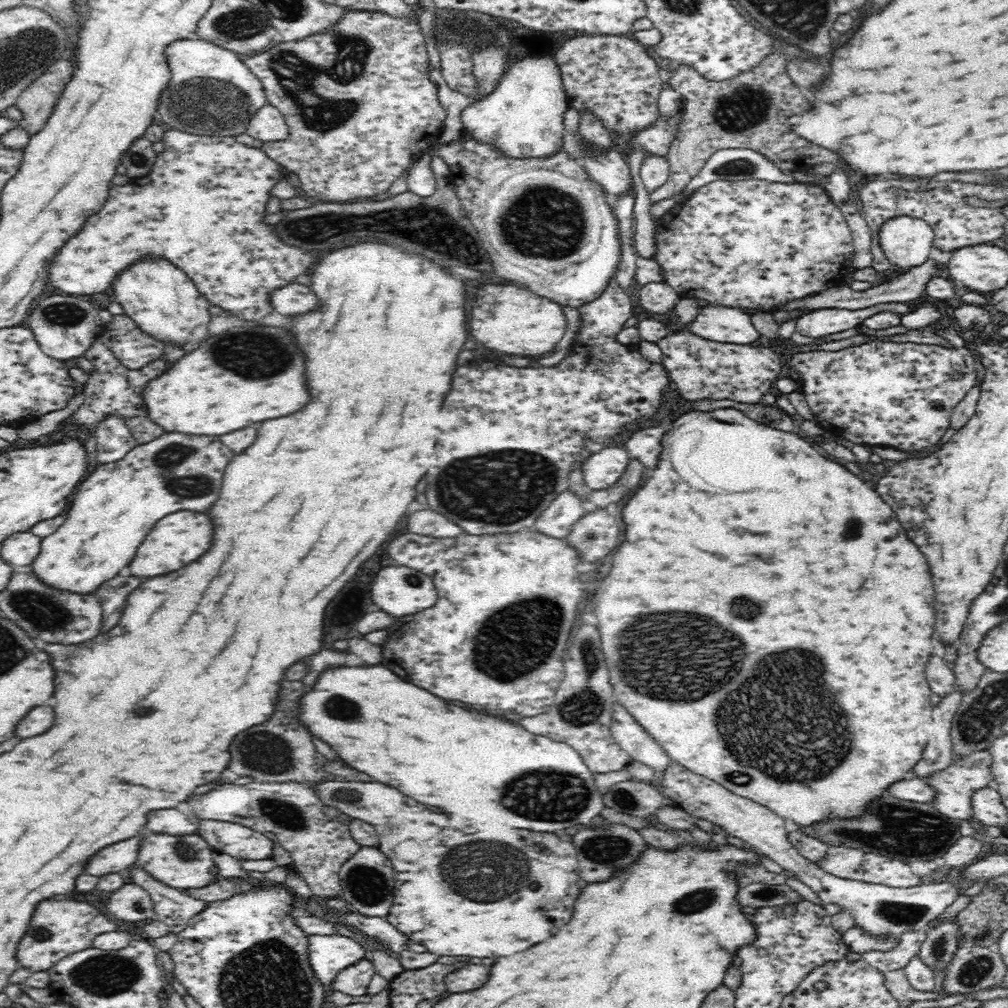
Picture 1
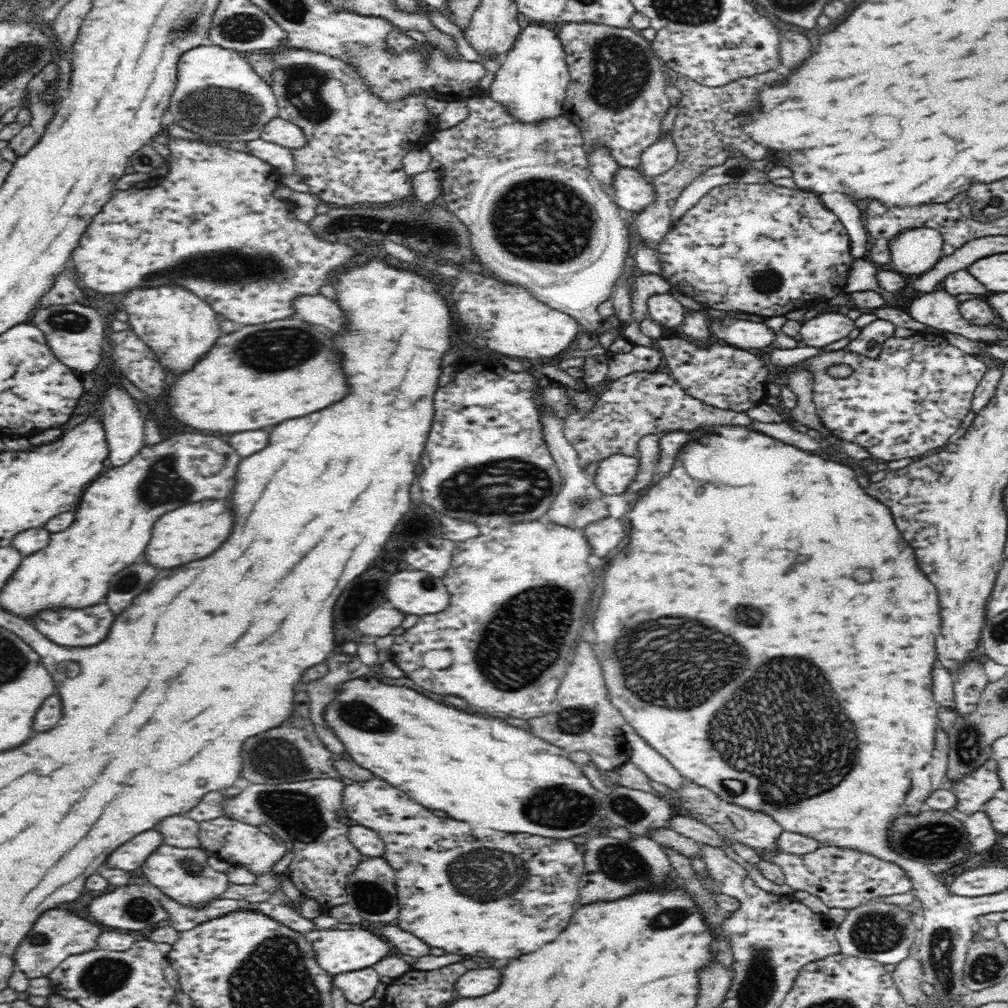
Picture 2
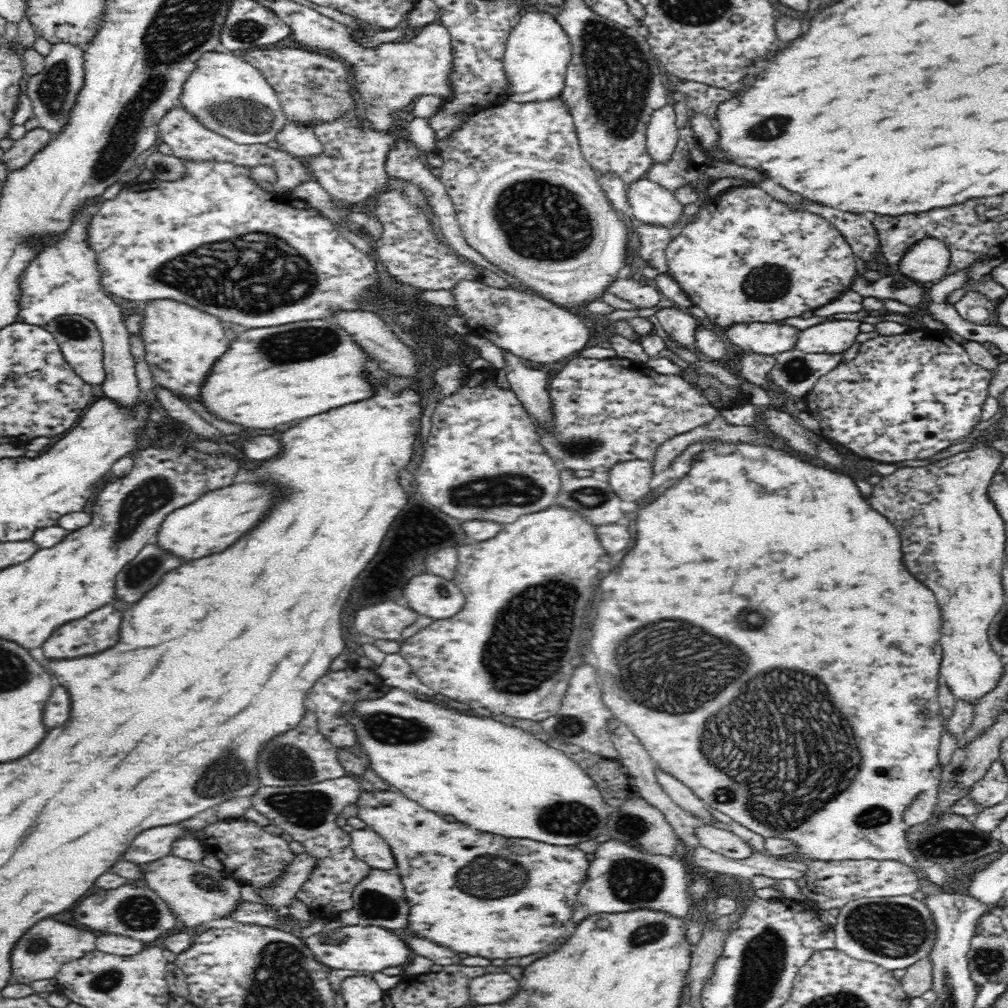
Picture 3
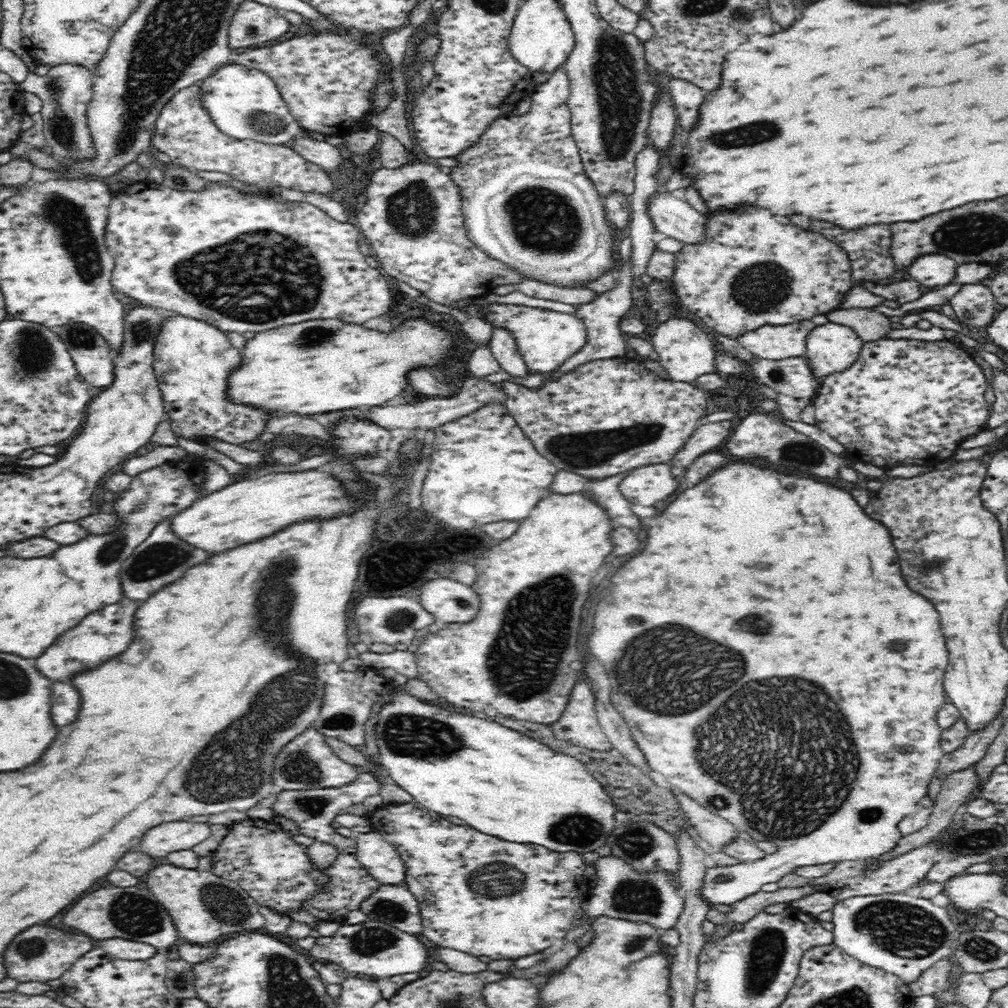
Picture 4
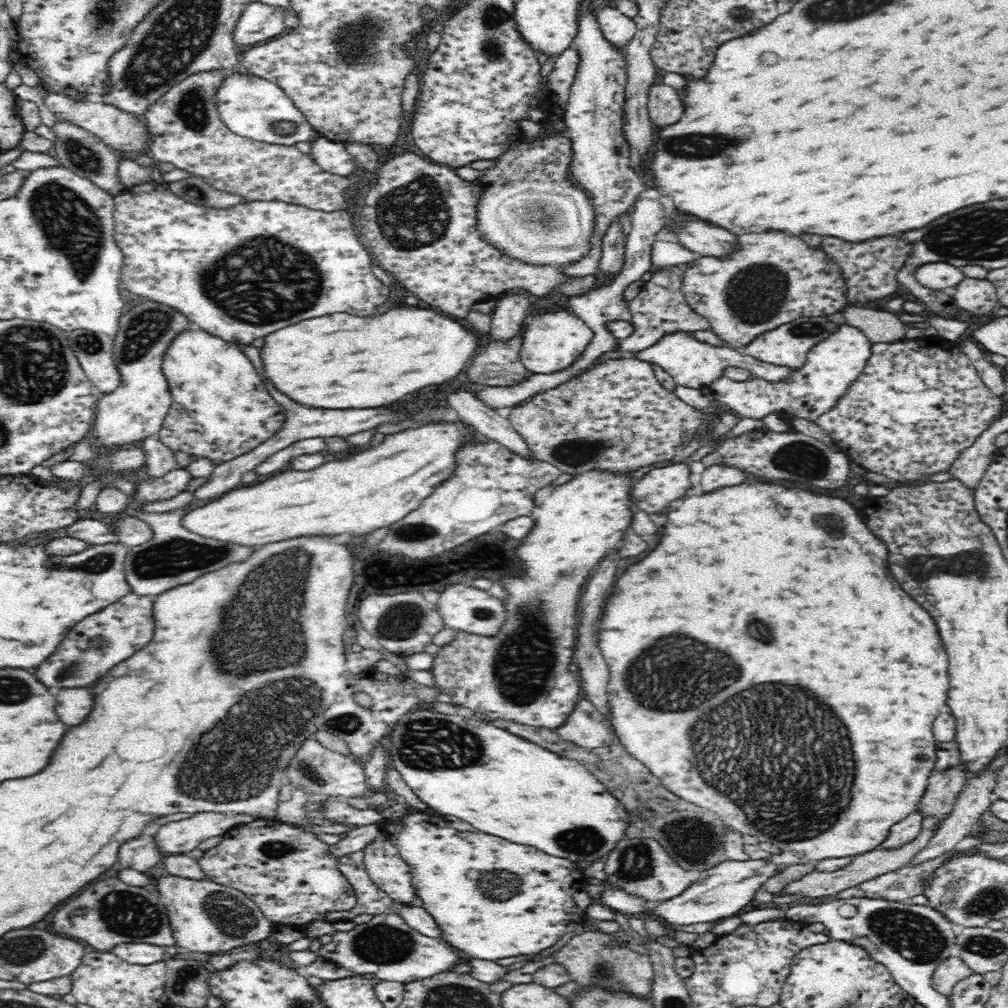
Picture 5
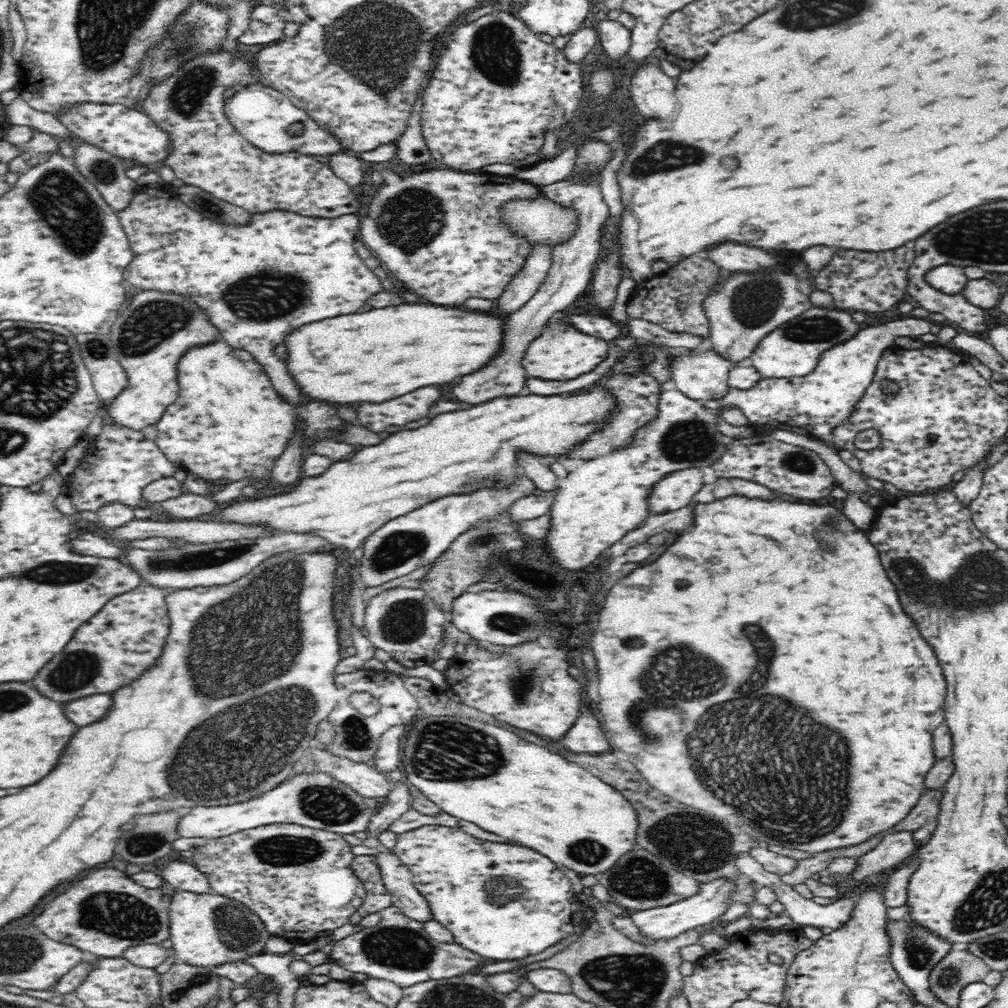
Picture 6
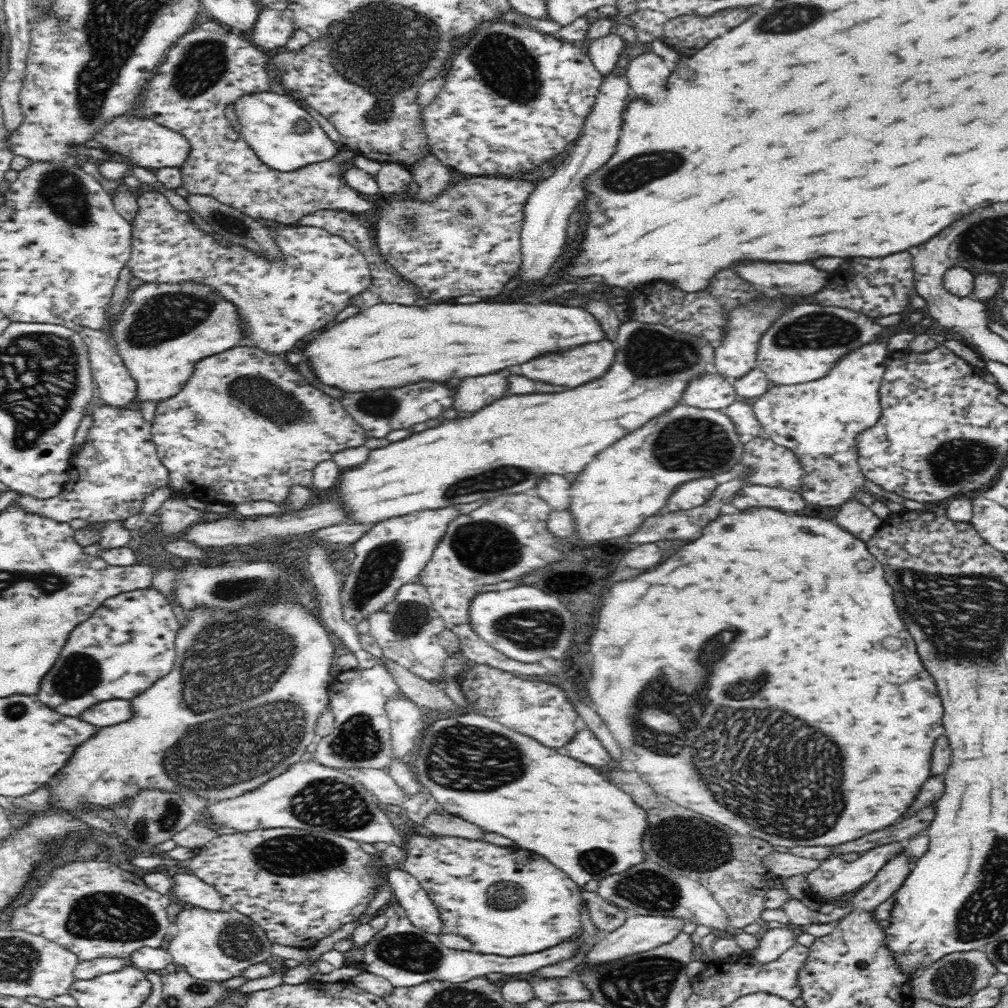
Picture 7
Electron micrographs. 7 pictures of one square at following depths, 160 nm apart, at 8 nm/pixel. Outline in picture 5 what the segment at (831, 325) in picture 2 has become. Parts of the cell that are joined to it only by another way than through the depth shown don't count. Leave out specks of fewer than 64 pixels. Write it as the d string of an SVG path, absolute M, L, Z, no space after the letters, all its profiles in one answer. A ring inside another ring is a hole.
M845 323L838 328L838 332L830 336L828 341L810 349L806 364L800 370L792 371L778 382L759 378L736 382L722 376L702 391L713 403L724 404L742 418L762 420L764 416L774 414L789 424L794 418L815 423L822 414L836 408L846 392L860 378L872 356L872 349L873 343L860 329Z

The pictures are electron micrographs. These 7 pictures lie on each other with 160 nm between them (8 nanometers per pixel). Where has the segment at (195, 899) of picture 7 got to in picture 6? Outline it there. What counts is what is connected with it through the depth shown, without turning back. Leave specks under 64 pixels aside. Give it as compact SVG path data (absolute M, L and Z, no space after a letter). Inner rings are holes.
M178 859L170 862L162 870L162 878L175 890L193 892L194 894L214 894L205 874L198 872L197 867L189 860Z

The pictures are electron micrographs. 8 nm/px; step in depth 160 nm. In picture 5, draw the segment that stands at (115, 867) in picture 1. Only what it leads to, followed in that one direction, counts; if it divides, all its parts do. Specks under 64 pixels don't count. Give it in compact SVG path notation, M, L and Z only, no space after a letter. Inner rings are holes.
M196 812L190 818L166 823L153 828L156 843L162 852L170 855L190 852L212 836L225 836L237 827L262 819L250 814Z

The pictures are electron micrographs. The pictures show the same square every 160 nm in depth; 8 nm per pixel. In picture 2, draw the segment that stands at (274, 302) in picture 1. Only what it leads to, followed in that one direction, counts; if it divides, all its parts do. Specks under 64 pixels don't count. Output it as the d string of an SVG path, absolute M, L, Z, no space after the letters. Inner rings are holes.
M306 294L296 298L293 317L313 325L326 326L332 333L340 333L344 326L344 313L332 299L322 294Z

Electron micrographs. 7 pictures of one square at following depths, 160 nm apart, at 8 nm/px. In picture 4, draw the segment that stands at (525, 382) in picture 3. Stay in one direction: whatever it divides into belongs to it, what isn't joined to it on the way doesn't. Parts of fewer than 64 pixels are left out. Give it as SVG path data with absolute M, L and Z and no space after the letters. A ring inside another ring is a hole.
M494 330L489 348L505 376L526 378L529 375L527 364L518 352L516 341L508 331Z

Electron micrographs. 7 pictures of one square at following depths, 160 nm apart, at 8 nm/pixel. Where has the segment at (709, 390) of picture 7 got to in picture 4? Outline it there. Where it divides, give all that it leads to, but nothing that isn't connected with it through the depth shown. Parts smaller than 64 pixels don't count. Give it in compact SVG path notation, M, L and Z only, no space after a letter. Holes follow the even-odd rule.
M670 316L668 320L664 320L651 336L650 343L658 353L658 362L673 380L693 383L702 374L716 372L714 366L716 346L714 342L710 341L708 334L705 334L702 328L699 328L694 321L685 316ZM807 356L788 357L780 360L756 359L746 364L748 369L756 375L759 382L768 386L776 393L775 401L780 409L781 417L788 420L798 420L798 414L805 406L812 404L811 400L819 389L820 382L815 380L815 374L811 372L811 366L807 364Z

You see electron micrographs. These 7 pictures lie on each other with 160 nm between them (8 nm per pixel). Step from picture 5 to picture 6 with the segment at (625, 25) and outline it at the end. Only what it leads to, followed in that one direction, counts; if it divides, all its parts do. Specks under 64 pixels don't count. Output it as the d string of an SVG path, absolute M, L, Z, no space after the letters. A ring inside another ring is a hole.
M602 20L598 24L600 46L604 52L606 65L615 67L620 58L624 58L631 46L631 31L624 28L617 20Z

